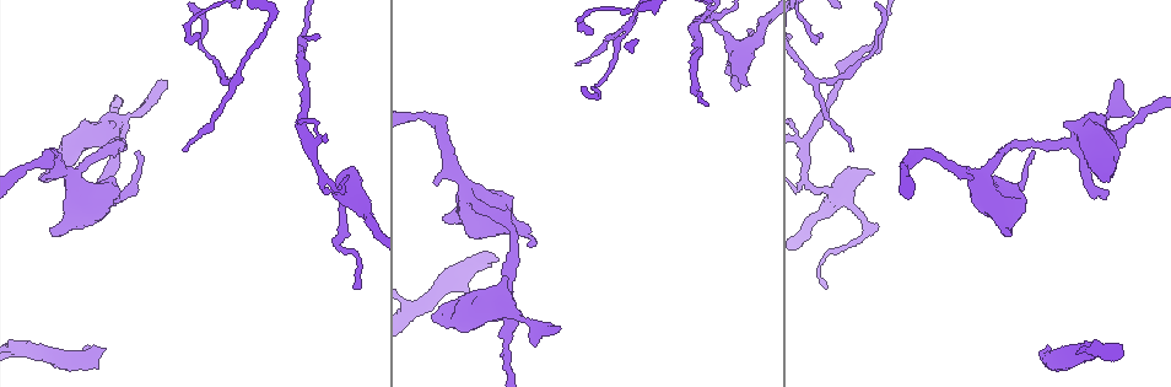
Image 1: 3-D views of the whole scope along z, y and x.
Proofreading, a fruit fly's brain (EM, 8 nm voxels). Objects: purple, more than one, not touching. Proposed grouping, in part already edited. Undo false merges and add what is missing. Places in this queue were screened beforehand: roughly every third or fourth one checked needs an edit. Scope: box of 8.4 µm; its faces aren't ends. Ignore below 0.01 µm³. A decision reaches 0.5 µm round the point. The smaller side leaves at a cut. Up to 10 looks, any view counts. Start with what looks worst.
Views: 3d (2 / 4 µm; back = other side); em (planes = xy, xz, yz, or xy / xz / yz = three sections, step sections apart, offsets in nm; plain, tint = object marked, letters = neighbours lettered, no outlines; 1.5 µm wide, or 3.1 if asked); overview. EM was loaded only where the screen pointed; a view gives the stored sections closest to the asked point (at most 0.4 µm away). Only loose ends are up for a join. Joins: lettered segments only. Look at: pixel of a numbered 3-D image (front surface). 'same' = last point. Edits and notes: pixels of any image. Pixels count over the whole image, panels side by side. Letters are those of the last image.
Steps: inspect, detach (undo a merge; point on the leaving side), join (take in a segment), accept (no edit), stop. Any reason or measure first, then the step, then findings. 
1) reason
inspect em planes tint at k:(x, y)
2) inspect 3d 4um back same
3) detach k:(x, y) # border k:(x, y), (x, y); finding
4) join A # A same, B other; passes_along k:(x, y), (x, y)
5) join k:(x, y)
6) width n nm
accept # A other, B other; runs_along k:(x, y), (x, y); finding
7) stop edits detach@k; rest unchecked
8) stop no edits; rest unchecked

branch stops here
inspect 3d 2um at 1:(164, 81)

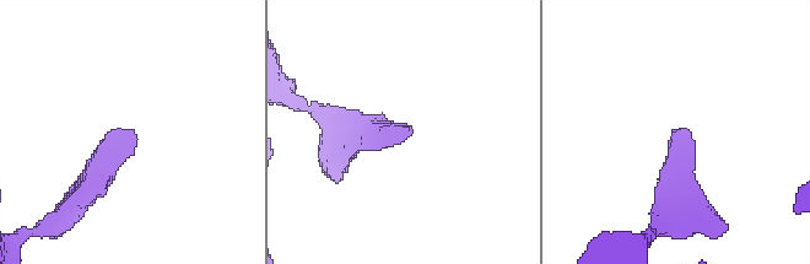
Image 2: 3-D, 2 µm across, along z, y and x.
inspect em planes letters at 2:(134, 134)

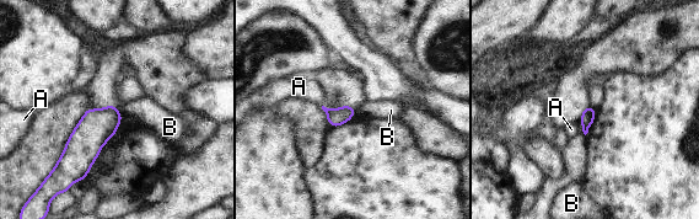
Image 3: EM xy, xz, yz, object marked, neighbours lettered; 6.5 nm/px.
accept # A other, B other; no lettered segment goes on from it

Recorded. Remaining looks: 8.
free end
inspect em planes letters at 1:(105, 350)

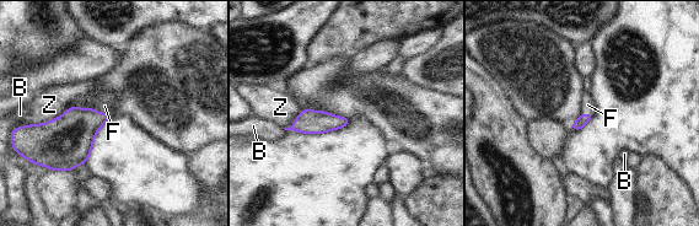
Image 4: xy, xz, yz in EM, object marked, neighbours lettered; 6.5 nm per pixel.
join F # B other, F same, Z other; passes_along 4:(71, 135), (102, 113), (105, 106); it goes on there

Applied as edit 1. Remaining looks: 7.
free end
inspect 3d 2um at 1:(185, 150)

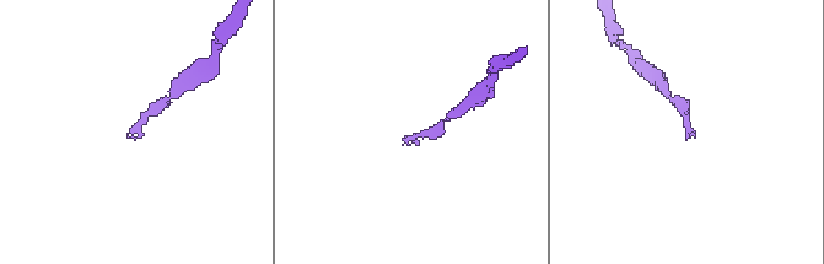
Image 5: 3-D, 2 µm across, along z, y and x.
need the tissue
inspect em yz step 8 tint at 5:(687, 137)

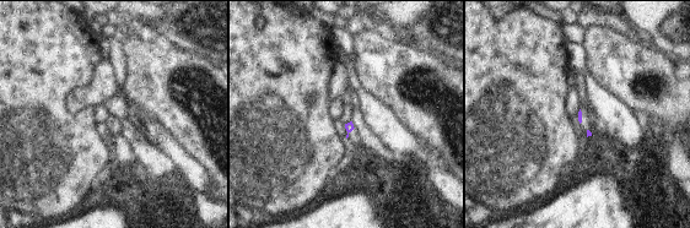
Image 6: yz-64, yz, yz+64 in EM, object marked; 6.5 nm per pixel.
inspect em planes letters same

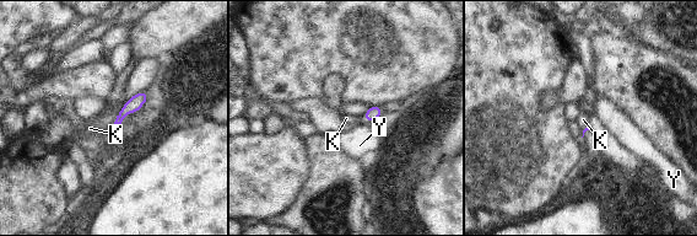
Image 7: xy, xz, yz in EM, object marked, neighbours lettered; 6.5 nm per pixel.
longest_contact K 40 nm
accept # K other, Y other; none of them fits

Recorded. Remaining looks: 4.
branch stops here
inspect 3d 2um at 1:(434, 180)

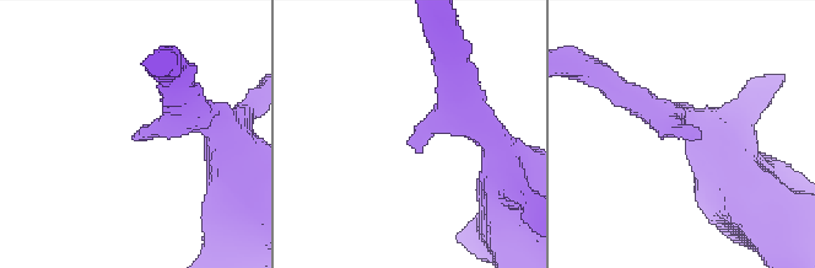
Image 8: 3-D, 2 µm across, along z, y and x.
now the EM
inspect em planes plain at 8:(135, 138)

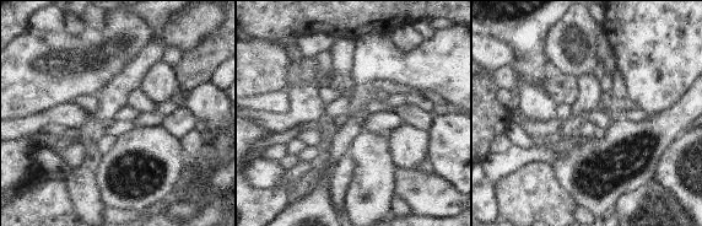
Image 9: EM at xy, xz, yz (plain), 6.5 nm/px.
inspect em planes letters same

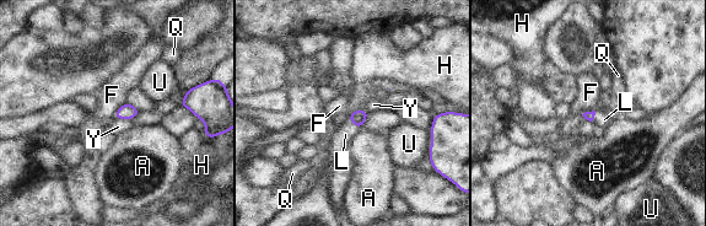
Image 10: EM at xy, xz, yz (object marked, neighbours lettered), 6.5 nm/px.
longest_contact F 140 nm
join L # A other, F other, H other, L same, Q other, U other, Y other; passes_along 10:(357, 117), (354, 123), (343, 136); it goes on there

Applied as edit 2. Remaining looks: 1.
stop edits join@4, join@10; rest unchecked

